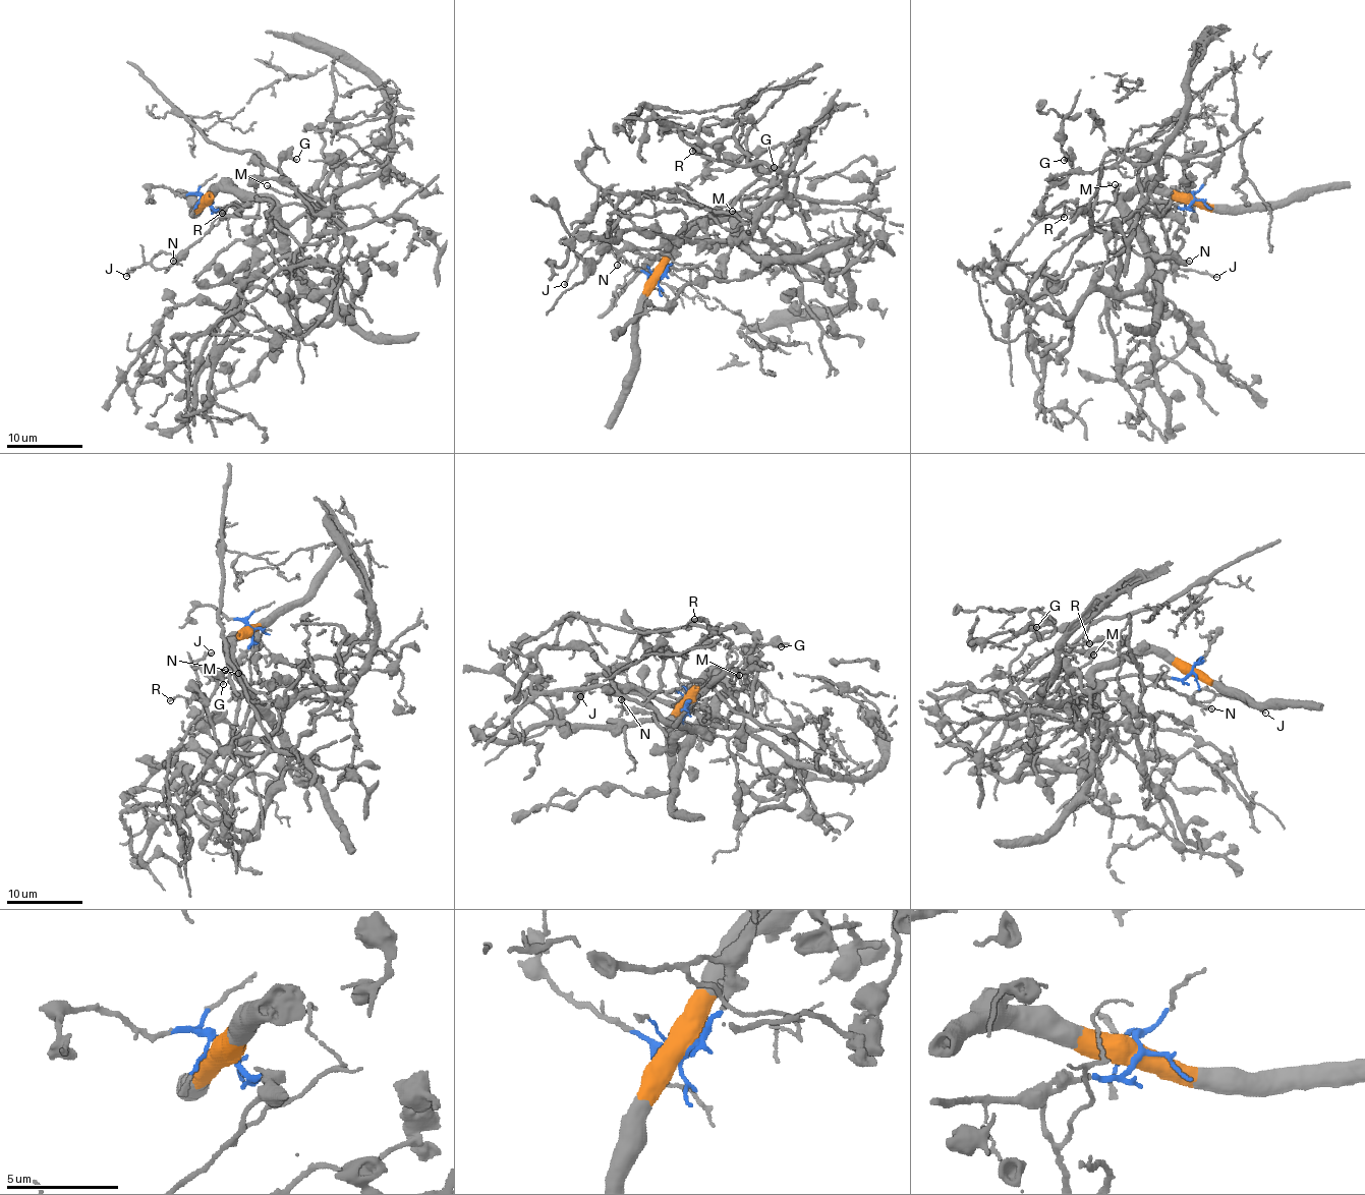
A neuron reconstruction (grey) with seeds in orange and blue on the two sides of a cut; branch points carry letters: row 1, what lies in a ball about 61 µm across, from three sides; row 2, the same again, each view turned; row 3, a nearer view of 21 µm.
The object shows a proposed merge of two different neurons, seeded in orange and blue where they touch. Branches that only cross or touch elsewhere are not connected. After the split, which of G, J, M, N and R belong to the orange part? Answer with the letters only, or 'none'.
G, M, R

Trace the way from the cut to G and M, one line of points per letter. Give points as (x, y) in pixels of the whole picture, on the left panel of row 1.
G: (207, 201), (221, 188), (235, 188), (243, 195), (300, 204), (314, 216), (282, 179), (283, 160), (297, 160)
M: (207, 201), (235, 188), (269, 198), (286, 222), (306, 215), (314, 235), (324, 228), (323, 204), (267, 185)

